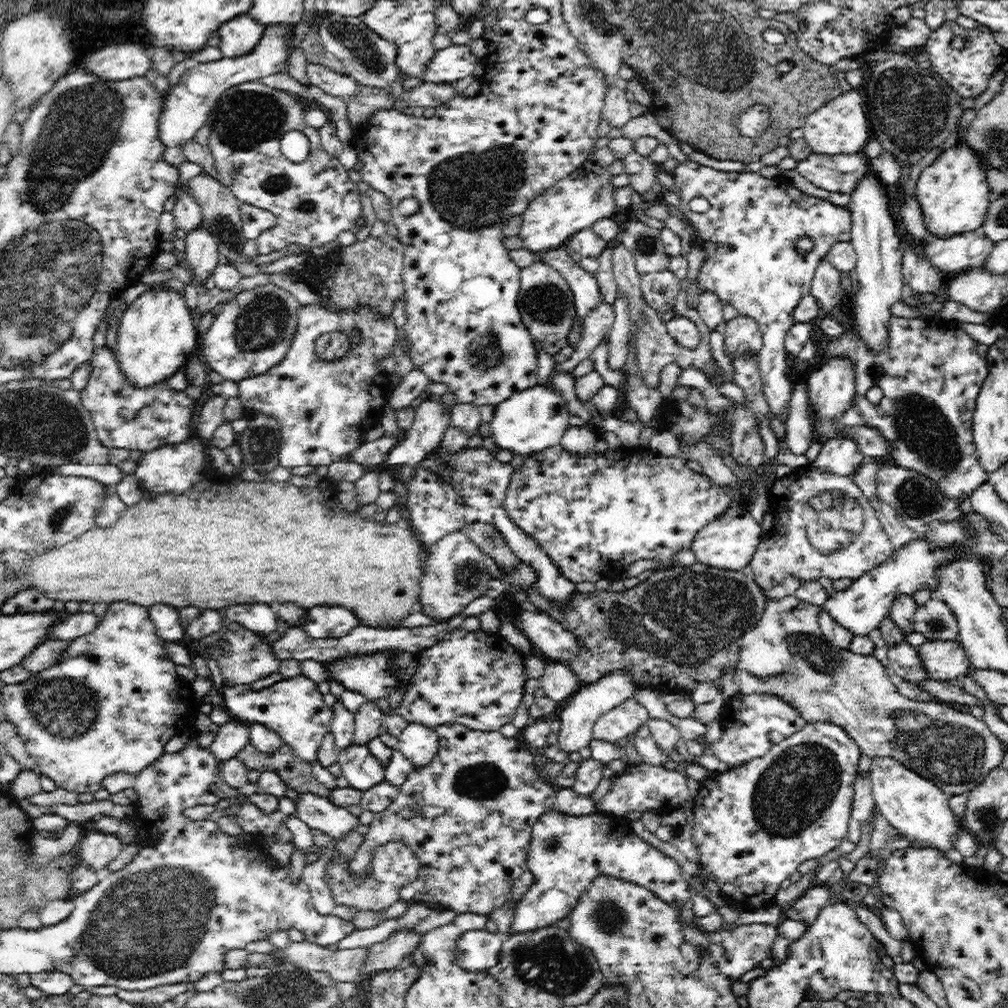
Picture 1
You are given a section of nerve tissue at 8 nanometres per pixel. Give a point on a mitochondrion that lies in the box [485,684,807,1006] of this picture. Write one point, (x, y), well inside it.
(532, 963)

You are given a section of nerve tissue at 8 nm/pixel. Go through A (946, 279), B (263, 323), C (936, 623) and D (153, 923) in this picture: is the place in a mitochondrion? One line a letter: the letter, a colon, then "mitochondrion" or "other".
A: other
B: mitochondrion
C: mitochondrion
D: mitochondrion

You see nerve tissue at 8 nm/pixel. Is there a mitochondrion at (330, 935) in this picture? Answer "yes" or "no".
no

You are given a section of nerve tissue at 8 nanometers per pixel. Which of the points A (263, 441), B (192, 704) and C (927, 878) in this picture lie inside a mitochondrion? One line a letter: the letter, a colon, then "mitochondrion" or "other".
A: mitochondrion
B: other
C: other

